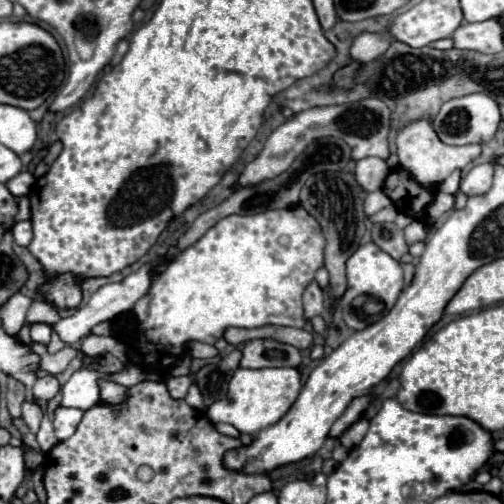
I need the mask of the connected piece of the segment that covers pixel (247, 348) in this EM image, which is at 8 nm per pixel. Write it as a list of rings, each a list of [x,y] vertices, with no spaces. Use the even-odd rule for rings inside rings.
[[[272,339],[248,341],[242,349],[240,367],[244,369],[264,369],[264,367],[300,367],[302,355],[284,343]]]

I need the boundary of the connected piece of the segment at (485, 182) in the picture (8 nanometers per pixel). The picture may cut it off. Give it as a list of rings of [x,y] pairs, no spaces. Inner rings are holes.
[[[480,163],[470,169],[470,173],[462,179],[460,191],[464,191],[468,197],[470,195],[482,195],[490,189],[492,185],[492,175],[494,175],[494,163]]]

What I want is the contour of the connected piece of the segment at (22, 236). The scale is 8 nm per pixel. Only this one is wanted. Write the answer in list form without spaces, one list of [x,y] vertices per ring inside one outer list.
[[[20,221],[20,223],[14,225],[12,233],[14,233],[14,241],[16,241],[18,245],[26,247],[26,245],[32,241],[32,223],[30,223],[30,221]]]

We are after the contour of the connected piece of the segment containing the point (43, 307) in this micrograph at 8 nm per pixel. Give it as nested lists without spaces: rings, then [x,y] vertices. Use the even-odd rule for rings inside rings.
[[[34,301],[26,315],[28,323],[56,323],[58,321],[58,309],[54,309],[50,303]]]

